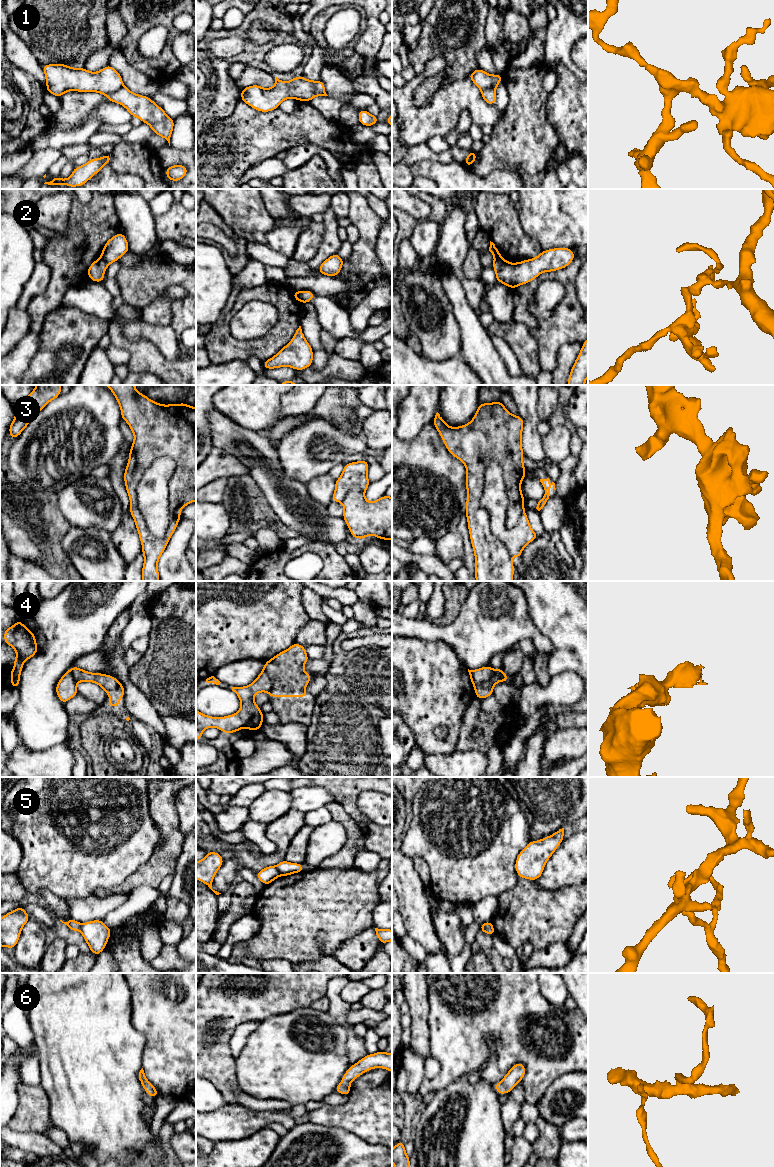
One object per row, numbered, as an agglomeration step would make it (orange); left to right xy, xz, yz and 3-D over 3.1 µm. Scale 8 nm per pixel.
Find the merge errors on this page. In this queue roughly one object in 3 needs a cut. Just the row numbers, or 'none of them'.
1, 2, 4, 5

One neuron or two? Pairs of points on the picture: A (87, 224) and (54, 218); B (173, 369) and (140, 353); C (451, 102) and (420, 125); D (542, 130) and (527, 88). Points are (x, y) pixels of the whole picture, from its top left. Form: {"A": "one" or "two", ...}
{"A": "two", "B": "one", "C": "one", "D": "one"}

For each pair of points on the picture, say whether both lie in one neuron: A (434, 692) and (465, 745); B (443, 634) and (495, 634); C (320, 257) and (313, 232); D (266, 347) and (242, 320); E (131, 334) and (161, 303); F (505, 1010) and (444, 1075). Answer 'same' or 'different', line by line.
A: different
B: same
C: different
D: different
E: different
F: same

